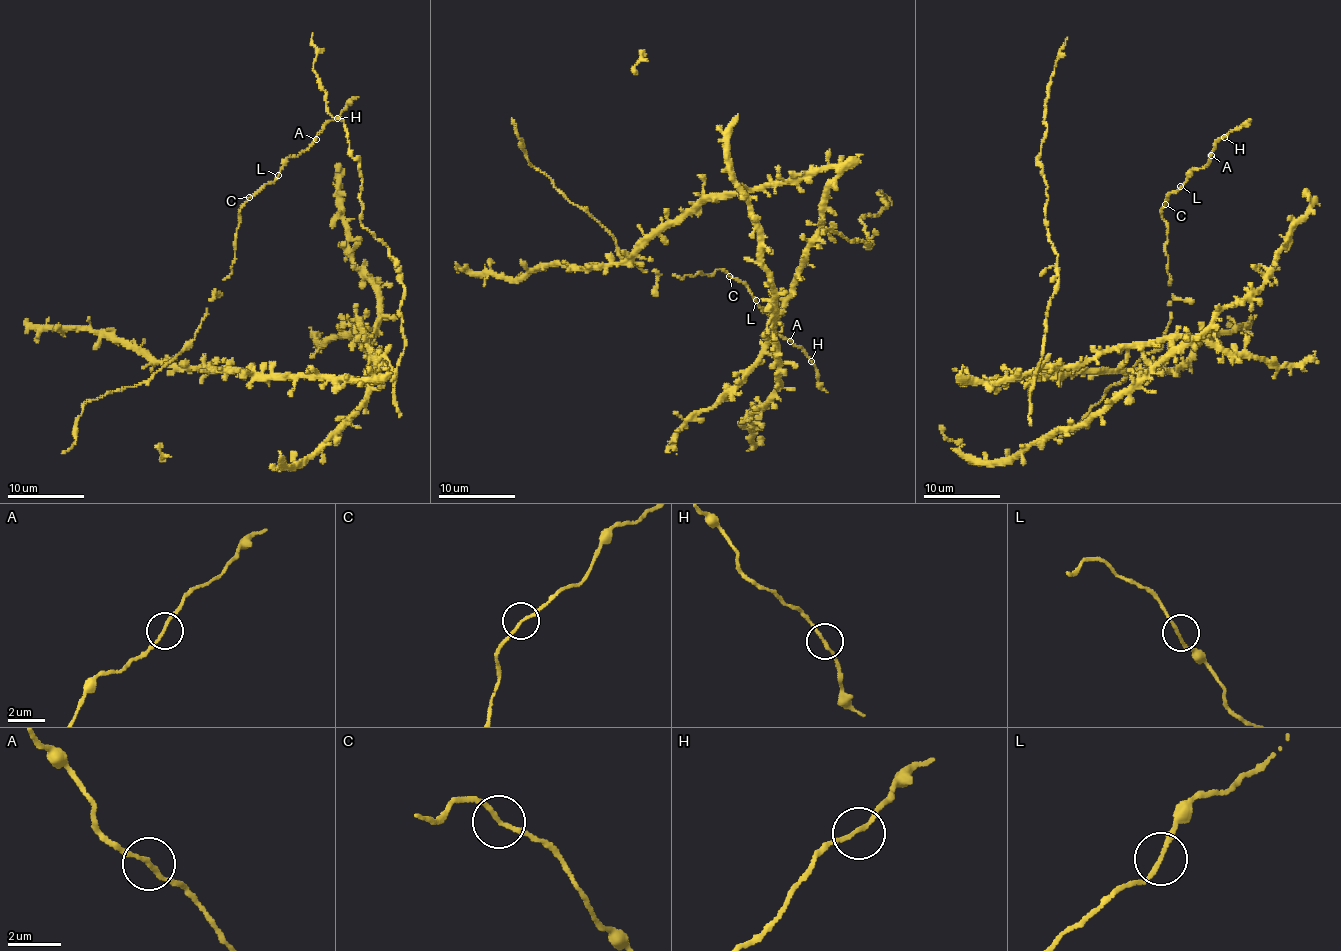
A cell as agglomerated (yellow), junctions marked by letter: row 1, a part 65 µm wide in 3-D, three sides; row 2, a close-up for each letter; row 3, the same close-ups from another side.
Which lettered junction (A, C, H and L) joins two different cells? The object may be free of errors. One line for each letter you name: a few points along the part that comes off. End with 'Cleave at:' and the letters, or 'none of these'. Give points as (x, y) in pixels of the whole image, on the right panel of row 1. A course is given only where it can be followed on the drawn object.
Cleave at: none of these

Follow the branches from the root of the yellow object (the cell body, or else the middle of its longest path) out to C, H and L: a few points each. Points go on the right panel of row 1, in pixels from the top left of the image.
C: (998, 381), (1164, 368), (1155, 351), (1170, 320), (1173, 299), (1165, 253), (1168, 223), (1160, 212), (1166, 205)
H: (998, 381), (1164, 368), (1155, 351), (1173, 296), (1168, 223), (1160, 212), (1224, 137)
L: (998, 381), (1164, 368), (1155, 351), (1170, 320), (1173, 296), (1165, 253), (1168, 223), (1160, 212), (1180, 186)

